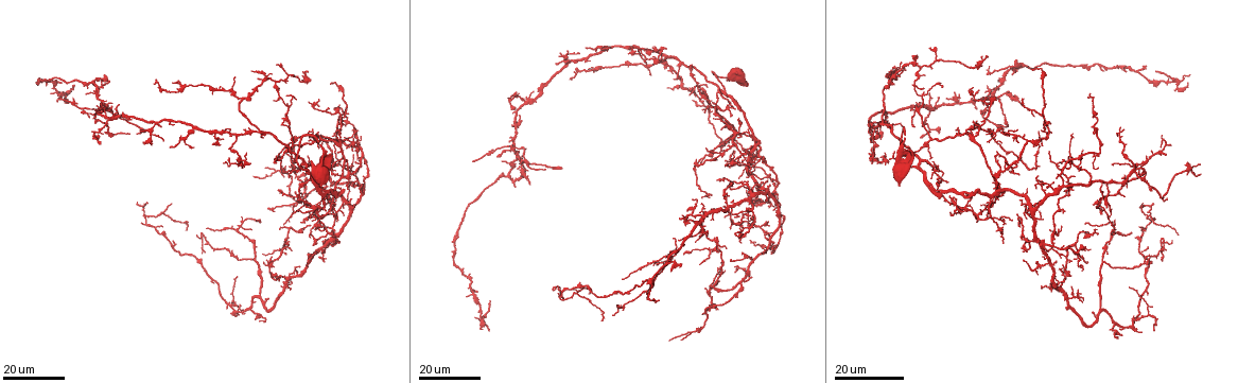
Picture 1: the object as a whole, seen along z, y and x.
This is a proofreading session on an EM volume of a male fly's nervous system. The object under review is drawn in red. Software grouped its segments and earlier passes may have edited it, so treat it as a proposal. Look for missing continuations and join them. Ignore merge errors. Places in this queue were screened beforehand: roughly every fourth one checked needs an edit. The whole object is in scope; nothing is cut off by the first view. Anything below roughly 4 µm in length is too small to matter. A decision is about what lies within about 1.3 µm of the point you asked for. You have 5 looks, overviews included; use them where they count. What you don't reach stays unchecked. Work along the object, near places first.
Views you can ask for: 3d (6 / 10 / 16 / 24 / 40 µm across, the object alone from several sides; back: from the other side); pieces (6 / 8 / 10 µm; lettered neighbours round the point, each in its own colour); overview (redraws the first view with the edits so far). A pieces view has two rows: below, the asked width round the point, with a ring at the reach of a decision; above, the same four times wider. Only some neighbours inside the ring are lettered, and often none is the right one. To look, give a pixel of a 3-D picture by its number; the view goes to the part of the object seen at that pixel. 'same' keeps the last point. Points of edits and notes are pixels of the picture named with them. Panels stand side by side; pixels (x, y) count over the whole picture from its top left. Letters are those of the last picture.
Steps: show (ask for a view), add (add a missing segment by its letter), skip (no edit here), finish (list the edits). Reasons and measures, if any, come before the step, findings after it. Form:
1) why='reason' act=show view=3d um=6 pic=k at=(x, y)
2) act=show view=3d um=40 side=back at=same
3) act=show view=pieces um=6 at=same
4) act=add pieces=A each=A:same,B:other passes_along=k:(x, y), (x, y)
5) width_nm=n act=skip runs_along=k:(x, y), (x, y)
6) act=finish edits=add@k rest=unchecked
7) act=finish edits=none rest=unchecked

why='free end' act=show view=3d um=24 pic=1 at=(490, 328)

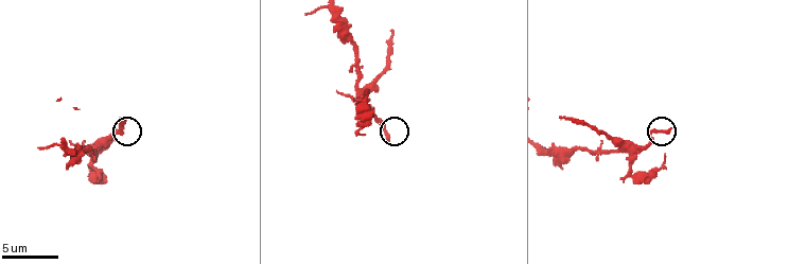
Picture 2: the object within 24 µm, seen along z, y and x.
act=show view=pieces um=6 pic=2 at=(389, 140)

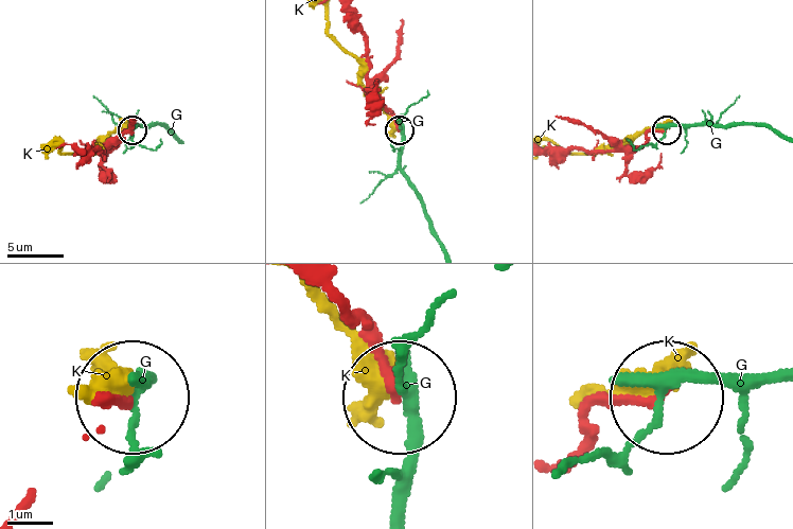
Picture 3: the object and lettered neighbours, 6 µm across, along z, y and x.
act=skip each=G:other,K:other runs_along=3:(338, 297), (376, 342), (391, 395) found='none of them fits'

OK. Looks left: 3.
why='tapers out' act=show view=3d um=24 pic=1 at=(1021, 198)

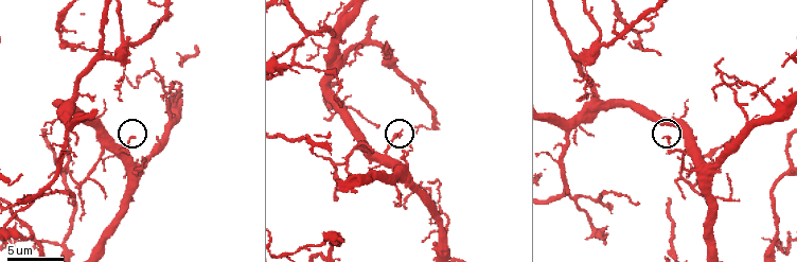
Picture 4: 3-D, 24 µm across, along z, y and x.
why='closer look' act=show view=3d um=10 pic=4 at=(133, 136)

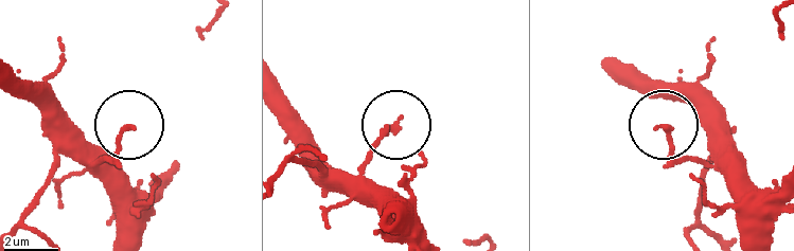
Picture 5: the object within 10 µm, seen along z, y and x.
act=show view=pieces um=6 pic=5 at=(132, 127)

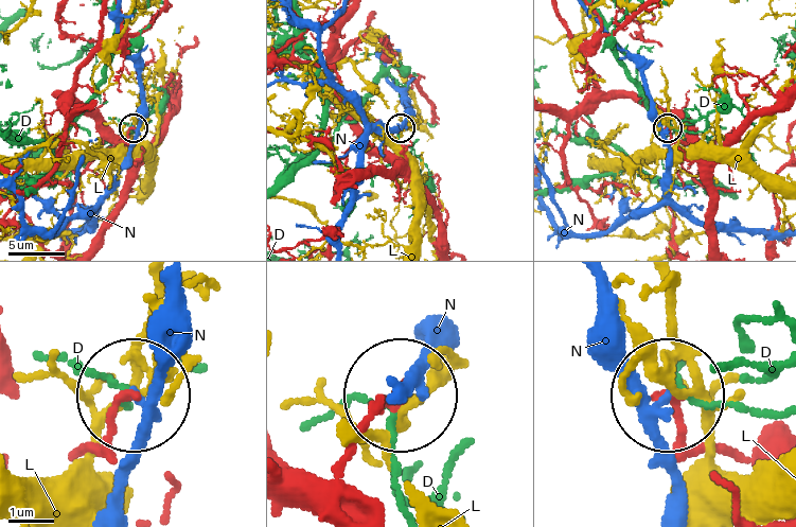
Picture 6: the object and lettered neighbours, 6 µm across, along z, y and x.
act=skip each=D:other,L:other,N:other runs_along=6:(732, 454), (699, 442), (668, 404) found='no lettered segment goes on from it'

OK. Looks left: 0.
act=finish edits=none rest=unchecked

